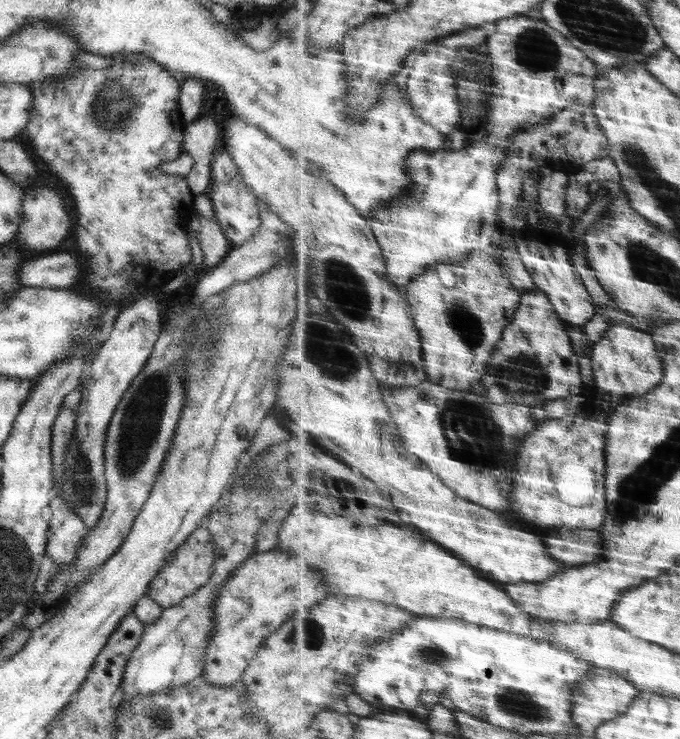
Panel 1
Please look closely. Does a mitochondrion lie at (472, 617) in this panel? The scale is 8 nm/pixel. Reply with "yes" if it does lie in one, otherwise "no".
no

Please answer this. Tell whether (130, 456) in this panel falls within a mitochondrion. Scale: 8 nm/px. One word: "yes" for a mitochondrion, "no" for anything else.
yes

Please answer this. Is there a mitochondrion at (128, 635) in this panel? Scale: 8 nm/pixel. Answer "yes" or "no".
no

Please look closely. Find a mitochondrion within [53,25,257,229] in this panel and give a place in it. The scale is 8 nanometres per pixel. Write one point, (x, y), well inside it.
(117, 104)

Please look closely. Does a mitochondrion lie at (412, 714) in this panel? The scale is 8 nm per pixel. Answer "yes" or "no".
no

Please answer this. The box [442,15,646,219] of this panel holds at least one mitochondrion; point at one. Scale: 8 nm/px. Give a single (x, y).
(535, 50)

